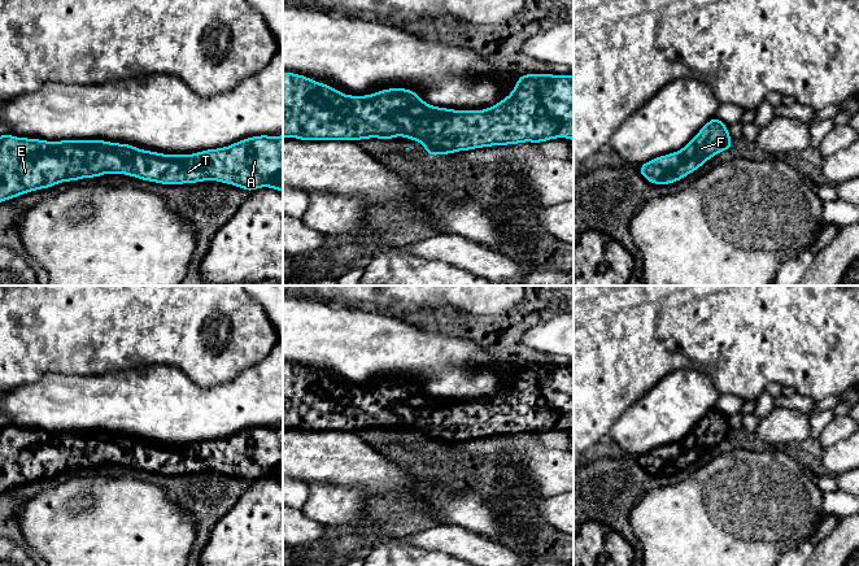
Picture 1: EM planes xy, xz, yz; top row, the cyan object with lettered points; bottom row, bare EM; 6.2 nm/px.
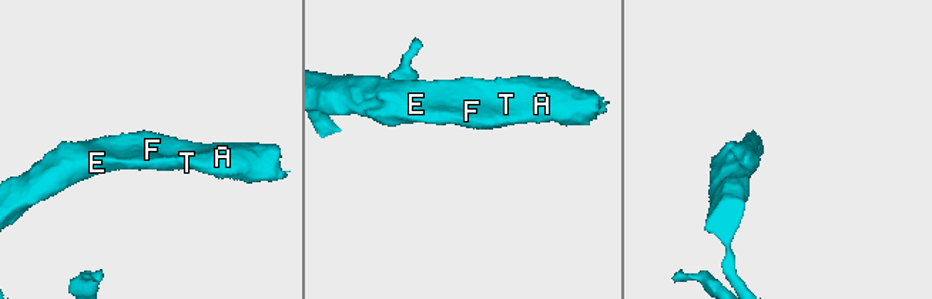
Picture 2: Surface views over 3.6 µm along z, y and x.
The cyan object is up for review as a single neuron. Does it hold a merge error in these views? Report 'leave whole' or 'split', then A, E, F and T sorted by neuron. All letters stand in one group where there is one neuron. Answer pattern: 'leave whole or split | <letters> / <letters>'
leave whole | A E F T

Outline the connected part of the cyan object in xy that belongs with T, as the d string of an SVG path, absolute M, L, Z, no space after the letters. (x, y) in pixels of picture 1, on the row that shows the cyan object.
M10 134L0 135L0 203L40 188L51 188L61 182L97 178L108 173L171 186L218 180L248 192L260 187L283 192L283 135L252 136L224 148L193 154L163 154L99 139L51 143Z

